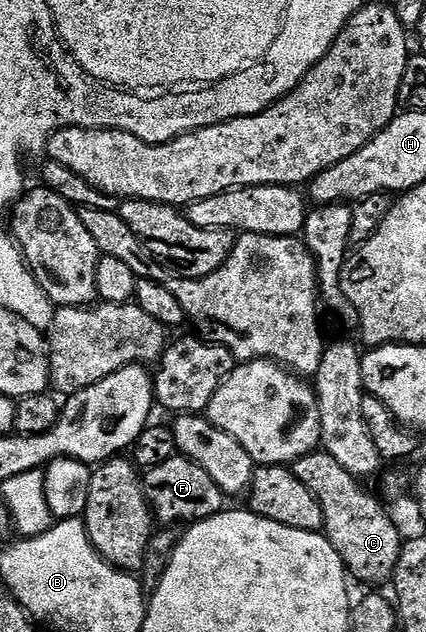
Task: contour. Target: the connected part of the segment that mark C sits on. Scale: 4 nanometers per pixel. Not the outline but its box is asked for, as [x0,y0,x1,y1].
[289,448,404,588]

